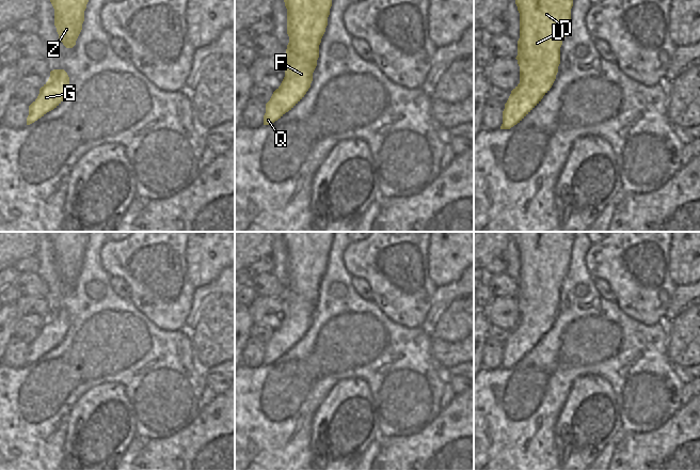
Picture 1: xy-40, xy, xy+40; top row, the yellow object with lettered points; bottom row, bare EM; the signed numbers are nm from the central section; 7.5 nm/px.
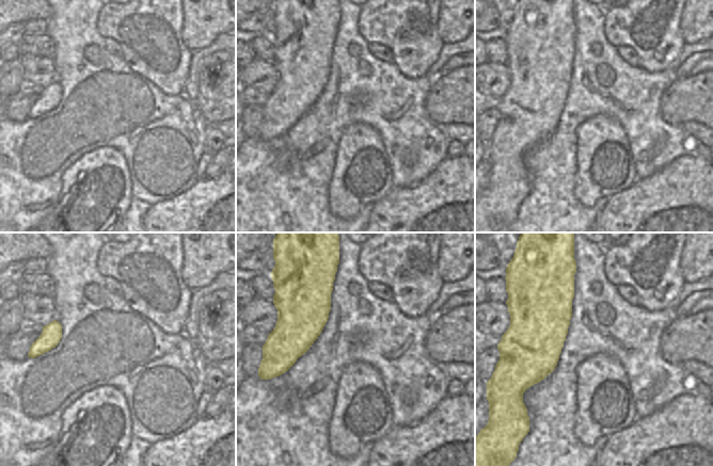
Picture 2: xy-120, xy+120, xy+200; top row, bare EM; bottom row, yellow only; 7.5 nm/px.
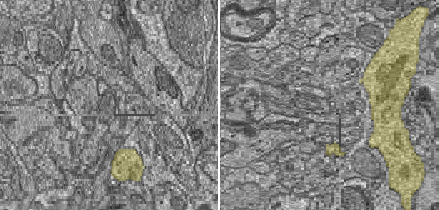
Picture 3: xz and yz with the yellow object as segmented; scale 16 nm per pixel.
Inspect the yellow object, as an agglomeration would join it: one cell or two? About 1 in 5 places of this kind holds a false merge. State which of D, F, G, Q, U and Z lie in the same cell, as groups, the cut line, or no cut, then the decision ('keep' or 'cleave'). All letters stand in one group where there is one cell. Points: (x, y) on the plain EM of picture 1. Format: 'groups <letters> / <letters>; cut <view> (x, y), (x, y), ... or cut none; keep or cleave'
groups D F G Q U Z; cut none; keep

